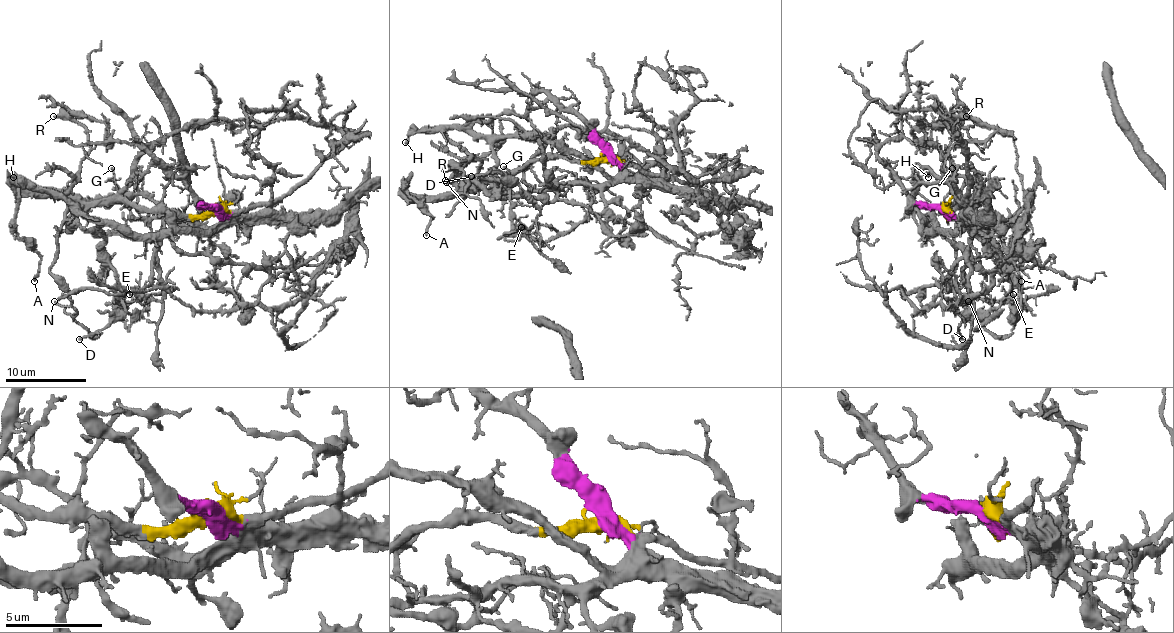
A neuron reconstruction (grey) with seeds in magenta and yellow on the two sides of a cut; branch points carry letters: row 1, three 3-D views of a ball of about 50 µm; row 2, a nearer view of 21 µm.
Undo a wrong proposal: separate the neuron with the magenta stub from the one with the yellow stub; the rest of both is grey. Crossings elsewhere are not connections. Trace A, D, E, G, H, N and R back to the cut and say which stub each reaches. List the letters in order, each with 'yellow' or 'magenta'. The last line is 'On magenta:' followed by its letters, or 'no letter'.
A: yellow
D: magenta
E: magenta
G: yellow
H: magenta
N: yellow
R: yellow
On magenta: D, E, H

